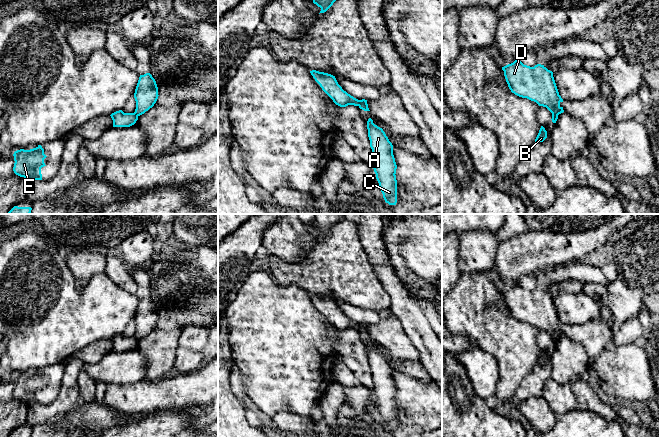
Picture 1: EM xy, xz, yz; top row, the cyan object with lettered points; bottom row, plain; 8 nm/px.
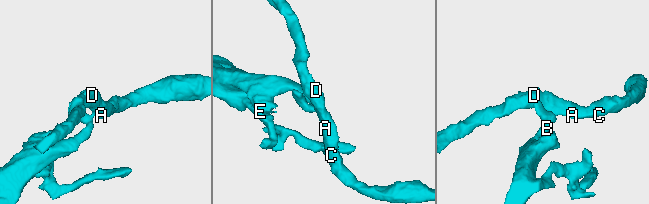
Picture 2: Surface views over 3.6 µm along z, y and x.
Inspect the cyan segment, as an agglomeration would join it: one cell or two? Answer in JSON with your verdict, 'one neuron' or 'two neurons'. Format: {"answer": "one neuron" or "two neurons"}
{"answer": "two neurons"}

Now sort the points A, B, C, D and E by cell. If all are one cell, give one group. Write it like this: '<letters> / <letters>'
A C D / B E

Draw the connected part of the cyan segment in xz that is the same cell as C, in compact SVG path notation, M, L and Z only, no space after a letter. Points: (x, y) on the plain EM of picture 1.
M371 342L367 345L368 361L372 380L373 393L379 407L383 422L389 429L397 427L397 389L393 379L393 369L382 352L373 347Z

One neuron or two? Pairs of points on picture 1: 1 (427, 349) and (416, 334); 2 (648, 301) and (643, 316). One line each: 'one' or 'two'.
1: one
2: two

